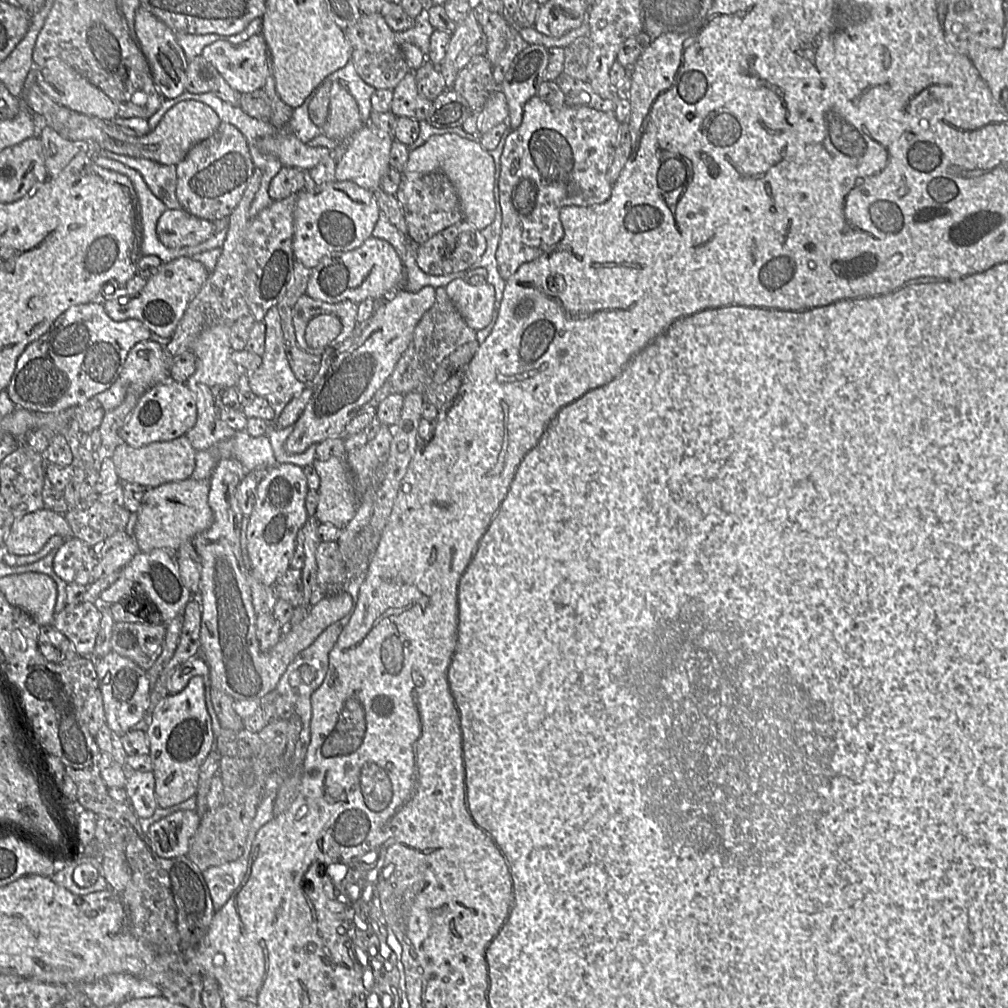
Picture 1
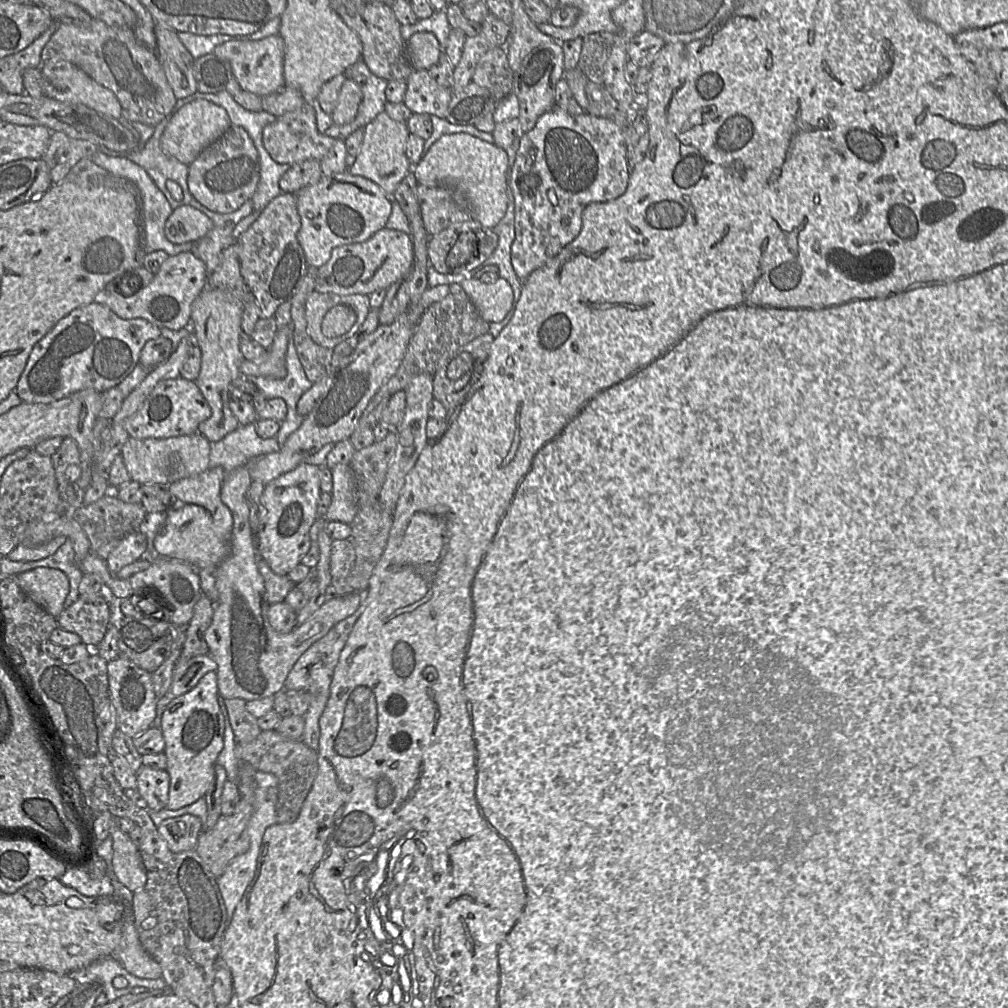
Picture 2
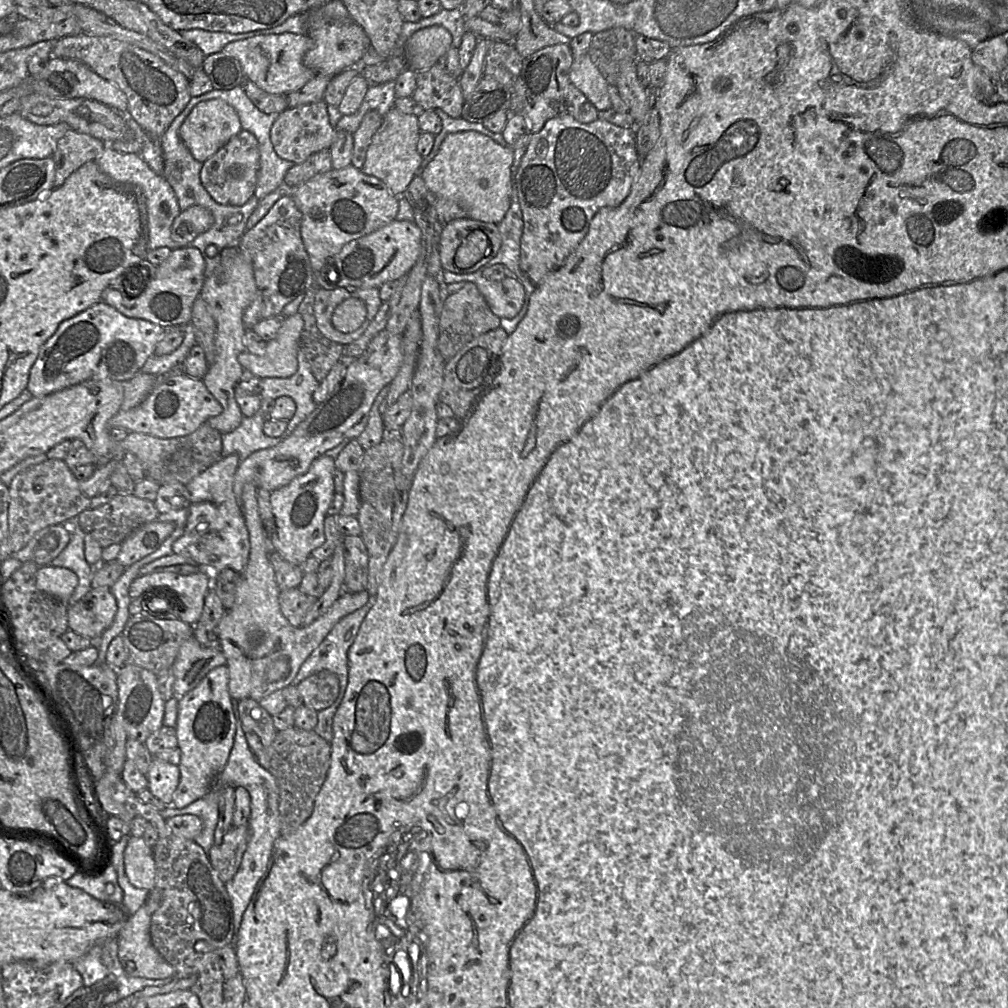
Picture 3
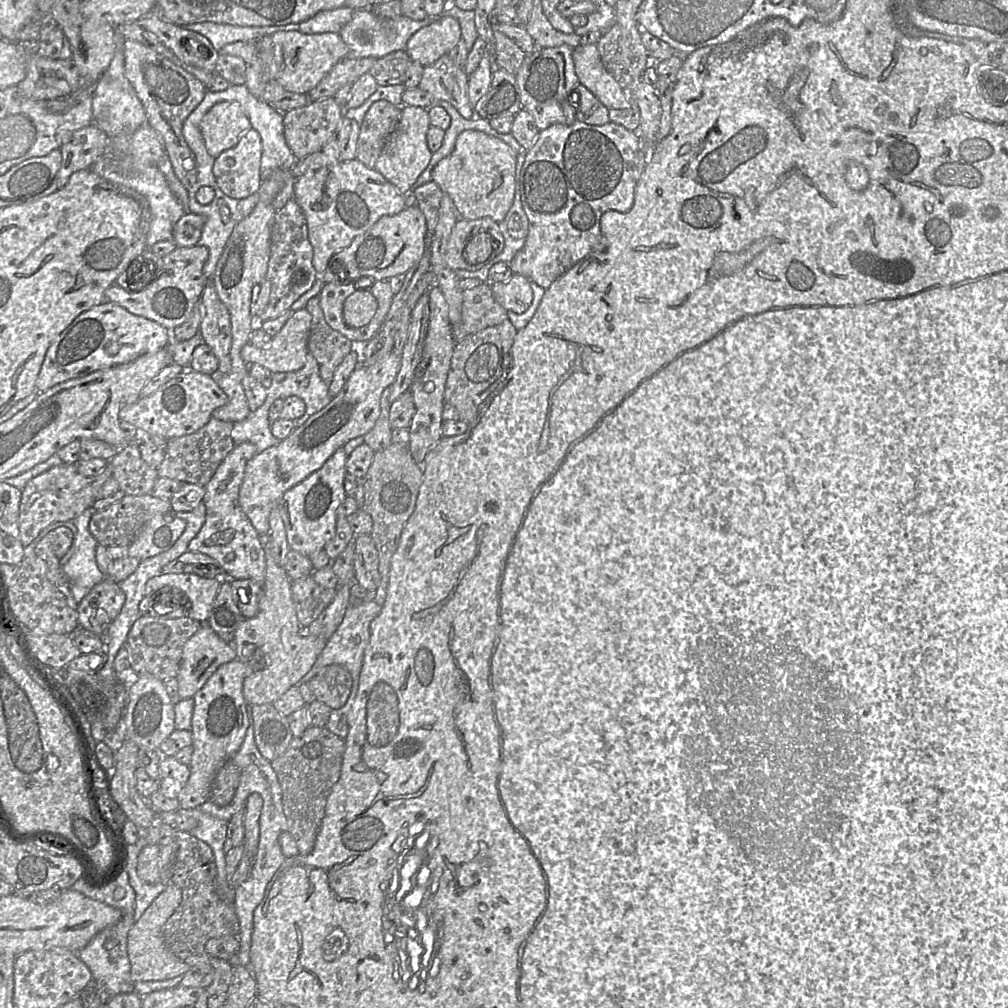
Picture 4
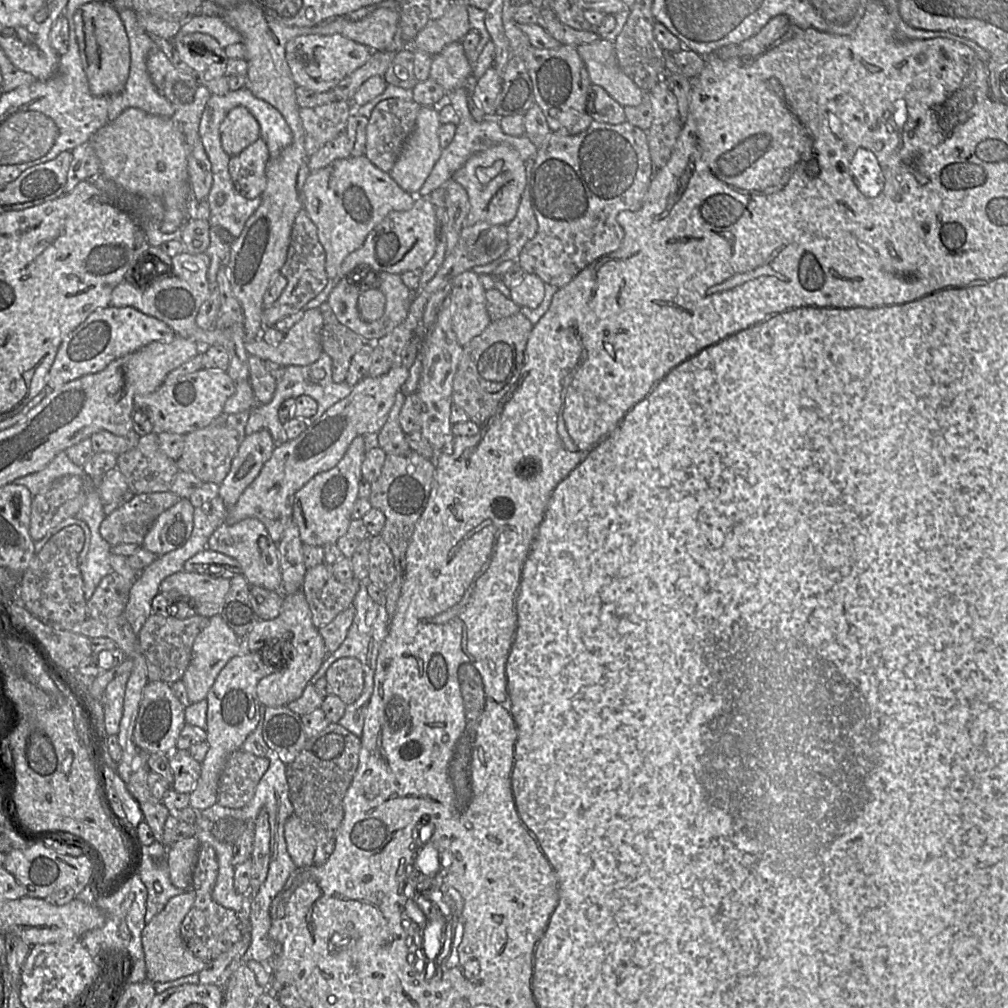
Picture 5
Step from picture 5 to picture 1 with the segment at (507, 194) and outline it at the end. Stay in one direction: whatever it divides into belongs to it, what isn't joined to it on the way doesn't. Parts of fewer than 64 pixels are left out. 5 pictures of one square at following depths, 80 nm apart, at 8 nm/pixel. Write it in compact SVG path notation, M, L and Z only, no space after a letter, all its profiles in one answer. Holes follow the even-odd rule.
M457 134L431 136L423 145L409 153L404 174L426 174L440 171L455 187L463 213L463 221L483 230L495 219L497 165L490 152L478 141L471 141Z

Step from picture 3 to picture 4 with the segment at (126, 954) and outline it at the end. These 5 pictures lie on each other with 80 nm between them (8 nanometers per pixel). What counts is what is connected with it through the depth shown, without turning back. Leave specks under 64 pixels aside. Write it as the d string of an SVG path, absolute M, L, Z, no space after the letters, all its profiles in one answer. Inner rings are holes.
M168 884L130 928L127 935L127 953L133 982L168 980L183 975L192 968L168 950L162 934L163 926L178 909L181 902L181 890L173 884Z

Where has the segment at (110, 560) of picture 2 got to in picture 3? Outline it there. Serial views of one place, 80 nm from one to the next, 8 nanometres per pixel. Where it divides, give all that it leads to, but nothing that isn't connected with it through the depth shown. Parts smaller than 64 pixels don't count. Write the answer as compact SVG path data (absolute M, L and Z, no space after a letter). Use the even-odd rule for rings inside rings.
M154 520L136 529L121 543L115 559L128 568L147 555L155 552L175 530L175 524Z

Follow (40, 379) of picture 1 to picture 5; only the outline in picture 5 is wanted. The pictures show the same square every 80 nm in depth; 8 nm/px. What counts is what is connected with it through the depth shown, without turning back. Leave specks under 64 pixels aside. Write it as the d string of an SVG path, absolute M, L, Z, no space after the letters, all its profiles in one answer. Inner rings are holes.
M133 307L100 308L91 313L62 340L47 374L46 389L54 390L82 376L102 371L111 362L140 350L154 341L171 341L176 334L164 322Z

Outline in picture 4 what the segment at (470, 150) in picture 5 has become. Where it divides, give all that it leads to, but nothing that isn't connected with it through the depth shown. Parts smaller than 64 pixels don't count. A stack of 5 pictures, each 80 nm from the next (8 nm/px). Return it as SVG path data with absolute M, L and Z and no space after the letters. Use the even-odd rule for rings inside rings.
M441 101L435 102L434 106L443 107L448 114L451 116L450 126L445 130L445 136L443 139L443 143L441 147L435 151L432 155L431 161L427 168L420 174L417 181L413 185L411 190L414 190L416 187L419 187L425 183L431 181L431 172L433 168L437 165L437 163L447 157L454 149L455 141L457 136L466 130L477 130L484 132L490 136L498 138L504 141L506 144L511 146L517 153L523 150L522 146L518 143L518 141L509 134L501 134L494 130L490 126L490 121L486 119L466 119L461 116L461 114L449 103Z

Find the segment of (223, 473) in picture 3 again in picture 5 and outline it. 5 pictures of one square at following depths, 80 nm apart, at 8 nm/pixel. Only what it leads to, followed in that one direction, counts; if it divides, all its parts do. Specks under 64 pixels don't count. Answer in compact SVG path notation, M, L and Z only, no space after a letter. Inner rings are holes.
M266 429L246 436L231 463L228 474L219 484L218 495L227 509L235 505L243 491L259 475L276 446ZM245 518L234 524L221 523L209 536L206 548L236 559L240 573L250 585L281 591L282 573L277 543L271 539L260 520Z

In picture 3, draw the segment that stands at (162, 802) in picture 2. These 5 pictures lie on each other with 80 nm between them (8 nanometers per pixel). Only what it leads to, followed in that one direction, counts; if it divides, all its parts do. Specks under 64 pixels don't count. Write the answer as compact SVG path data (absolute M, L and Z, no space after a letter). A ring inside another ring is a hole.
M153 759L146 777L148 780L147 789L163 803L169 805L179 783L180 770L178 765Z

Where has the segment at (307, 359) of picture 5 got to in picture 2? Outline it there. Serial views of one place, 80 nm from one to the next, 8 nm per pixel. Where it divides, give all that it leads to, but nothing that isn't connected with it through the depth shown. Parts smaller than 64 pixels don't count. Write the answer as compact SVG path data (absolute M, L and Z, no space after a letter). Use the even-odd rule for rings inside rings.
M291 325L278 328L272 346L267 349L267 359L261 363L243 359L240 371L249 377L284 378L287 375L286 354L291 336Z

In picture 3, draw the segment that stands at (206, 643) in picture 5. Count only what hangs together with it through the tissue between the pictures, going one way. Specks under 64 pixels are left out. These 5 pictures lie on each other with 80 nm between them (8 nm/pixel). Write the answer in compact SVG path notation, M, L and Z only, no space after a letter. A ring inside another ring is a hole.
M193 636L178 651L172 670L175 675L173 696L181 698L193 690L212 669L226 664L220 649L202 646Z

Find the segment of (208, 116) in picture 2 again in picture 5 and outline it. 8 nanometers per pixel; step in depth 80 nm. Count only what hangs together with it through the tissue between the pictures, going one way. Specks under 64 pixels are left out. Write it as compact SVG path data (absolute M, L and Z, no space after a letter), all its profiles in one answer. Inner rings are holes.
M242 106L230 110L220 125L221 145L229 156L238 155L260 137L257 120Z

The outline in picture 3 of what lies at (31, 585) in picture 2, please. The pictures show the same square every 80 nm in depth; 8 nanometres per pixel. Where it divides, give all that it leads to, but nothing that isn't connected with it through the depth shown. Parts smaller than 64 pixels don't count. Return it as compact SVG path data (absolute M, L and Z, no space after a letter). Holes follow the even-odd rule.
M42 566L35 576L35 584L39 591L68 603L69 597L77 586L78 578L68 569Z

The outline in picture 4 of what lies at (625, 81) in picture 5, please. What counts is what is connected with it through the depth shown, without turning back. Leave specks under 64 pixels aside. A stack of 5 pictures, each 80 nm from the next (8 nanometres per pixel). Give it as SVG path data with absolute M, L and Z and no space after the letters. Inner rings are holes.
M596 44L574 48L573 62L579 83L608 109L627 109L633 106L625 89L605 69Z

